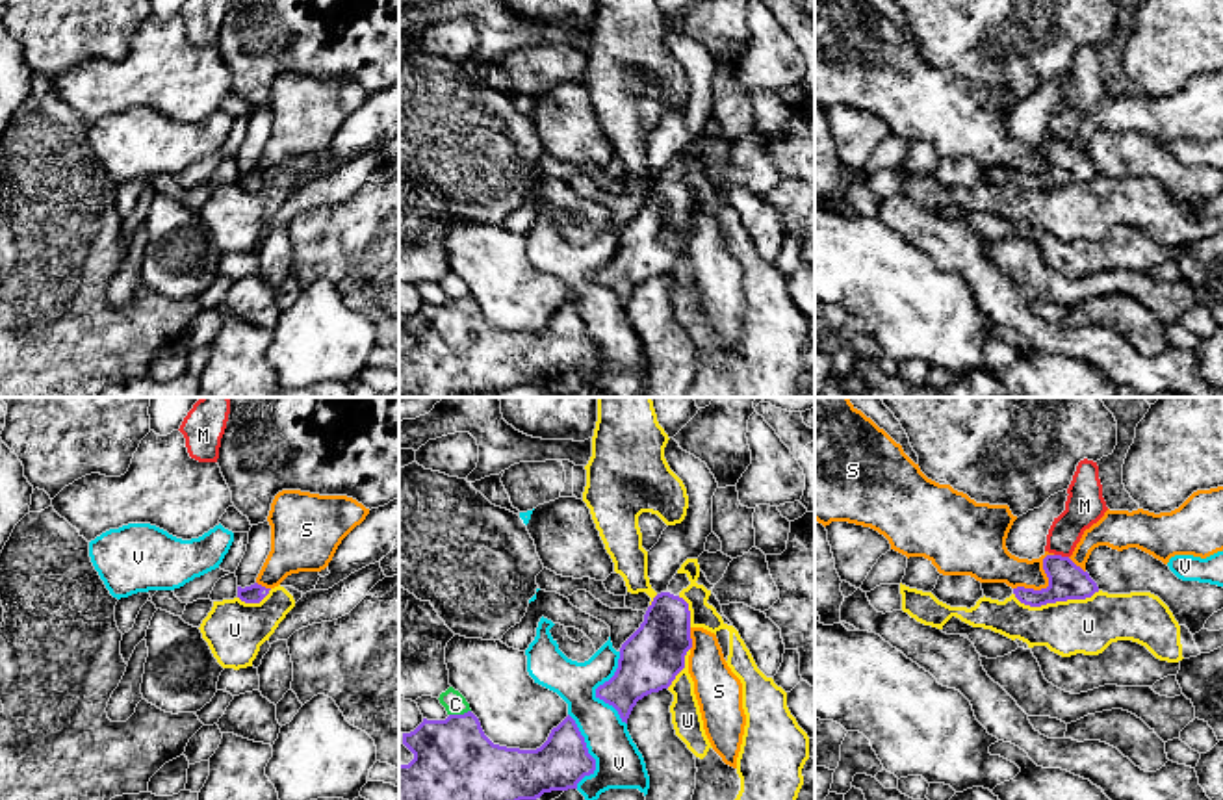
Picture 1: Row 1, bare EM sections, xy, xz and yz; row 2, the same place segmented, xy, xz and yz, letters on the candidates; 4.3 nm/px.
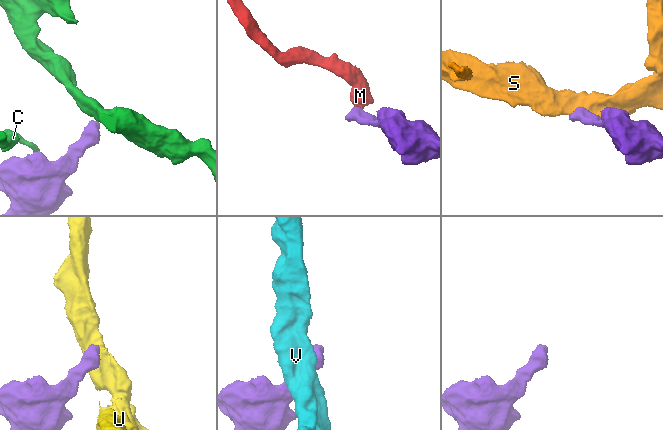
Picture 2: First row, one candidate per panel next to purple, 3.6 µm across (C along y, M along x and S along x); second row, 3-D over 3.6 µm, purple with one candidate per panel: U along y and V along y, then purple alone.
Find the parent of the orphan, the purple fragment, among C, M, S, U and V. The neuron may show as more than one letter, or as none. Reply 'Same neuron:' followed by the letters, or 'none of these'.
Same neuron: none of these

